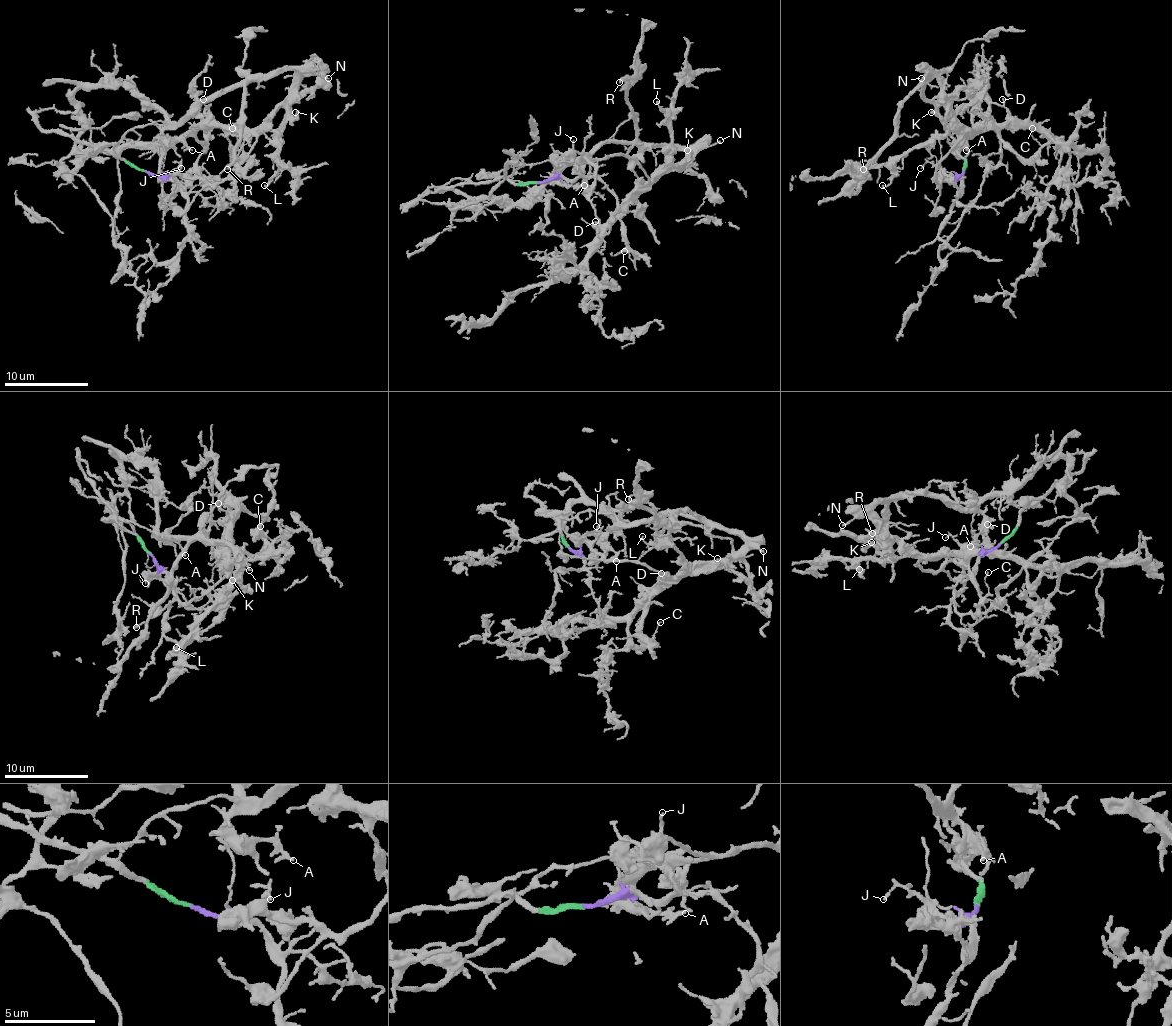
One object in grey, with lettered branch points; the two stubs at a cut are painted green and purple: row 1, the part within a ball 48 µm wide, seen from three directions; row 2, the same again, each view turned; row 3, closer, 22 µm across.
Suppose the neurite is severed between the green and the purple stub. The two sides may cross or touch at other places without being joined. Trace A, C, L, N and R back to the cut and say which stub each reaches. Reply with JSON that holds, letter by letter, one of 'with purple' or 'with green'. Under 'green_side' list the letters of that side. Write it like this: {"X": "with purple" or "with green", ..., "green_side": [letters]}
{"A": "with green", "C": "with green", "L": "with green", "N": "with green", "R": "with green", "green_side": ["A", "C", "L", "N", "R"]}

